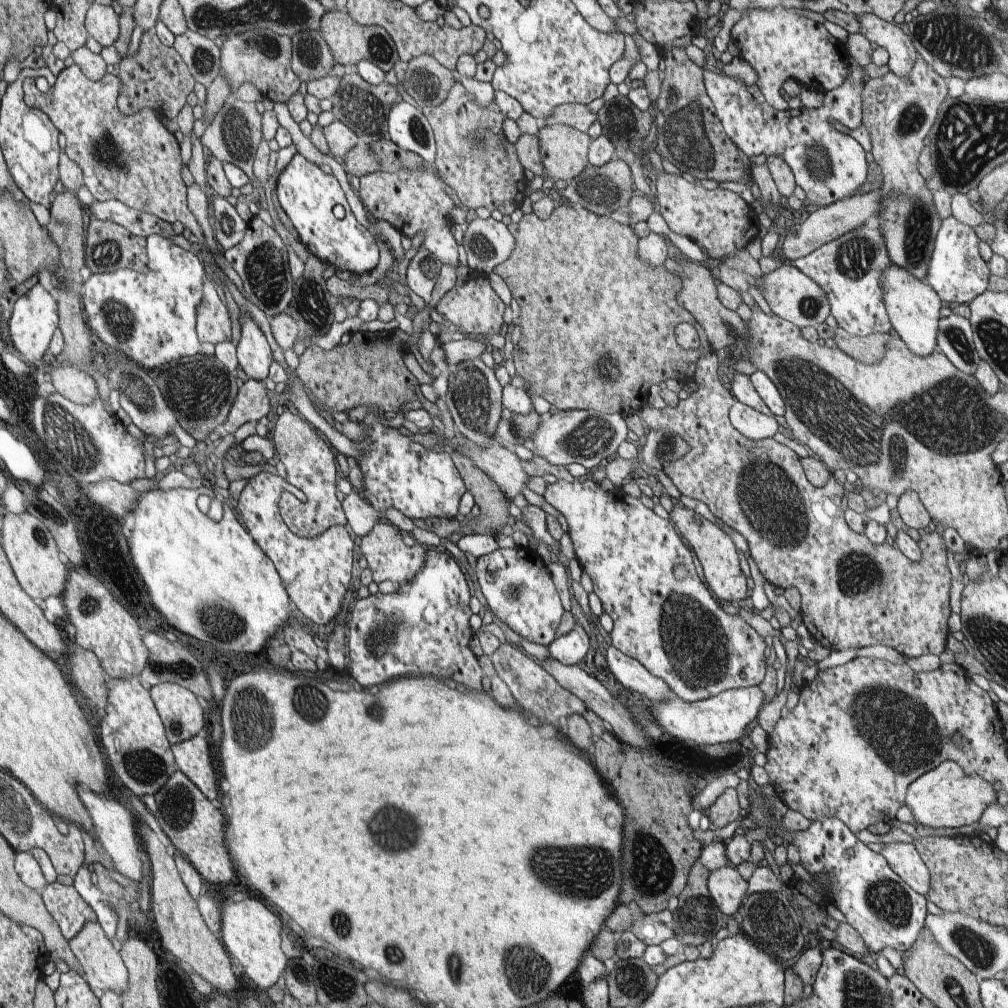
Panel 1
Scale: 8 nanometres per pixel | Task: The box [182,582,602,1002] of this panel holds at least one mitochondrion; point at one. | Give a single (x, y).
(526, 970)

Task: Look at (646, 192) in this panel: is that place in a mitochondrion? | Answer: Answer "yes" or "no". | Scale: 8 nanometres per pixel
no

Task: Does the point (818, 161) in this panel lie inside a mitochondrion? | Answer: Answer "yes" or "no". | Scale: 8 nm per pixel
yes

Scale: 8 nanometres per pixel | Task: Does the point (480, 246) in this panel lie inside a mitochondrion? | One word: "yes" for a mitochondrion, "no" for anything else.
yes

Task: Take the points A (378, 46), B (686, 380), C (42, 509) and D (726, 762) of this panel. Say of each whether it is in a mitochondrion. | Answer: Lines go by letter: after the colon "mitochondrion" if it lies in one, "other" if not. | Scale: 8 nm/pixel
A: mitochondrion
B: other
C: other
D: other

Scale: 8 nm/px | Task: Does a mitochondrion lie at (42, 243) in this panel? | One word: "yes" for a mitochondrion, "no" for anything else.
no

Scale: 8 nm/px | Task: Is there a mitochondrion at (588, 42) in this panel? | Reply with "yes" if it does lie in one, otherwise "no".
no

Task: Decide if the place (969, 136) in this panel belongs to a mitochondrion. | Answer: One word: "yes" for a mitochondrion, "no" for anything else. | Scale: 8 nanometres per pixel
yes

